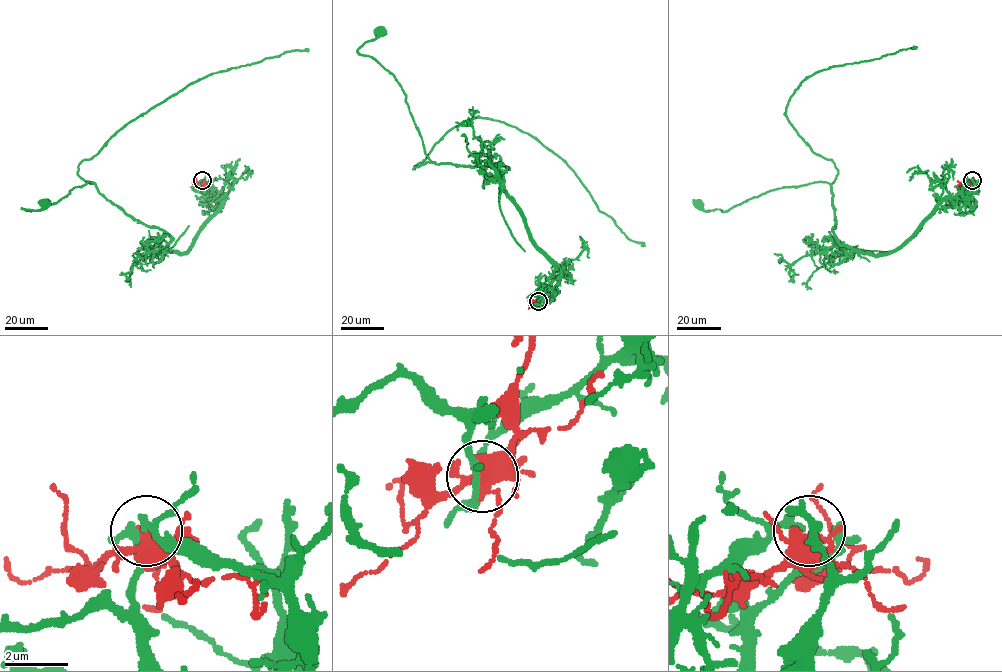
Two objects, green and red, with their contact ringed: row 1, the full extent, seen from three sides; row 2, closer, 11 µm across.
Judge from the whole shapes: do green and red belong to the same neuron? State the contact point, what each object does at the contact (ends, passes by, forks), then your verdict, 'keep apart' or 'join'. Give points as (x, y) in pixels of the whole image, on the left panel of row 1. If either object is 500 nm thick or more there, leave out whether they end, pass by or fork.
at (202, 180); green passes by; red forks there; keep apart

